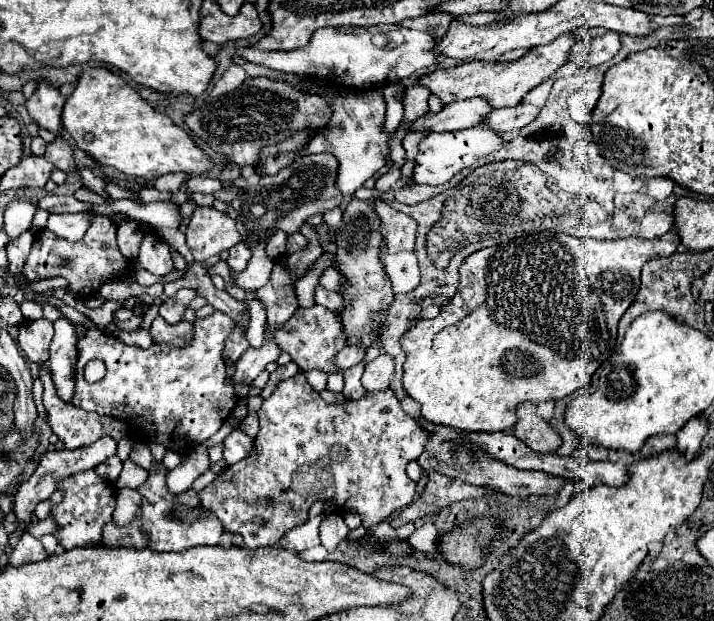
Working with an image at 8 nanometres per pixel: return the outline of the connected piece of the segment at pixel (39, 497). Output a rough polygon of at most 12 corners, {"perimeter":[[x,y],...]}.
{"perimeter":[[102,437],[88,447],[46,451],[34,475],[14,493],[16,547],[36,505],[52,495],[56,481],[94,469],[116,453]]}

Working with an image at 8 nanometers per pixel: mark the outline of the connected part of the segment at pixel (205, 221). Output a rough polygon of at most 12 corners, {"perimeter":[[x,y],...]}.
{"perimeter":[[196,207],[186,245],[196,261],[242,241],[234,219]]}

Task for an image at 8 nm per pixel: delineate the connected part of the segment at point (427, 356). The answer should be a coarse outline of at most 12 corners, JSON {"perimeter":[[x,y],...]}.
{"perimeter":[[680,237],[480,249],[402,337],[422,417],[586,387]]}

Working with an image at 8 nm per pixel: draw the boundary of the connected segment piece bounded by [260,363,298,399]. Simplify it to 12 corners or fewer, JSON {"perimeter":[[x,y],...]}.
{"perimeter":[[294,363],[278,367],[270,373],[262,399],[274,393],[276,385],[298,373]]}

